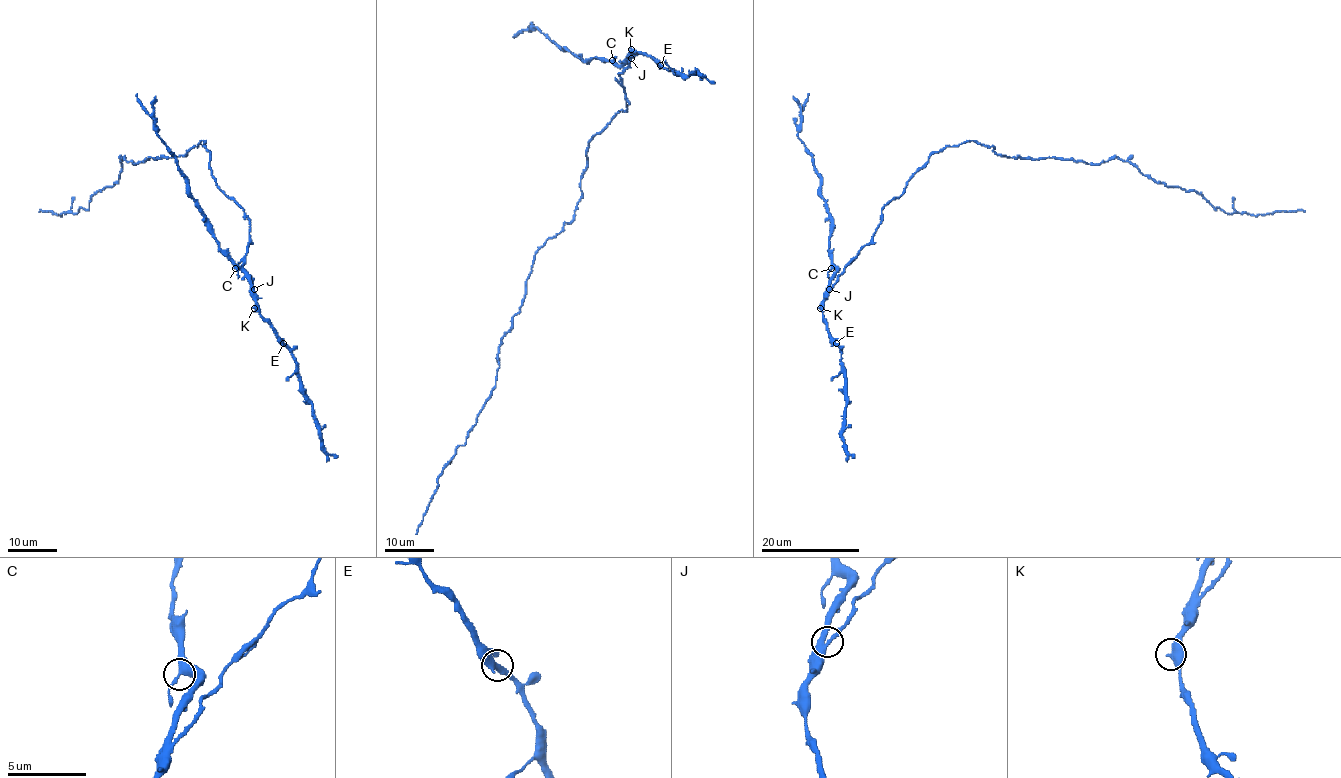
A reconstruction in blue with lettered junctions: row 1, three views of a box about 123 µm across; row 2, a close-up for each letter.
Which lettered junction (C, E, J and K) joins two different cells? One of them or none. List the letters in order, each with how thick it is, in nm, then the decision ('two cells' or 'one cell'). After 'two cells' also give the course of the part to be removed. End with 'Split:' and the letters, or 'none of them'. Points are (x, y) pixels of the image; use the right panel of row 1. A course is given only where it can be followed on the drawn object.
C: calibre 360 nm; one cell
E: calibre 360 nm; one cell
J: calibre 360 nm; two cells; course (830, 289), (932, 154), (970, 140), (1011, 158), (1119, 158), (1229, 214), (1305, 212)
K: calibre 360 nm; one cell
Split: J

